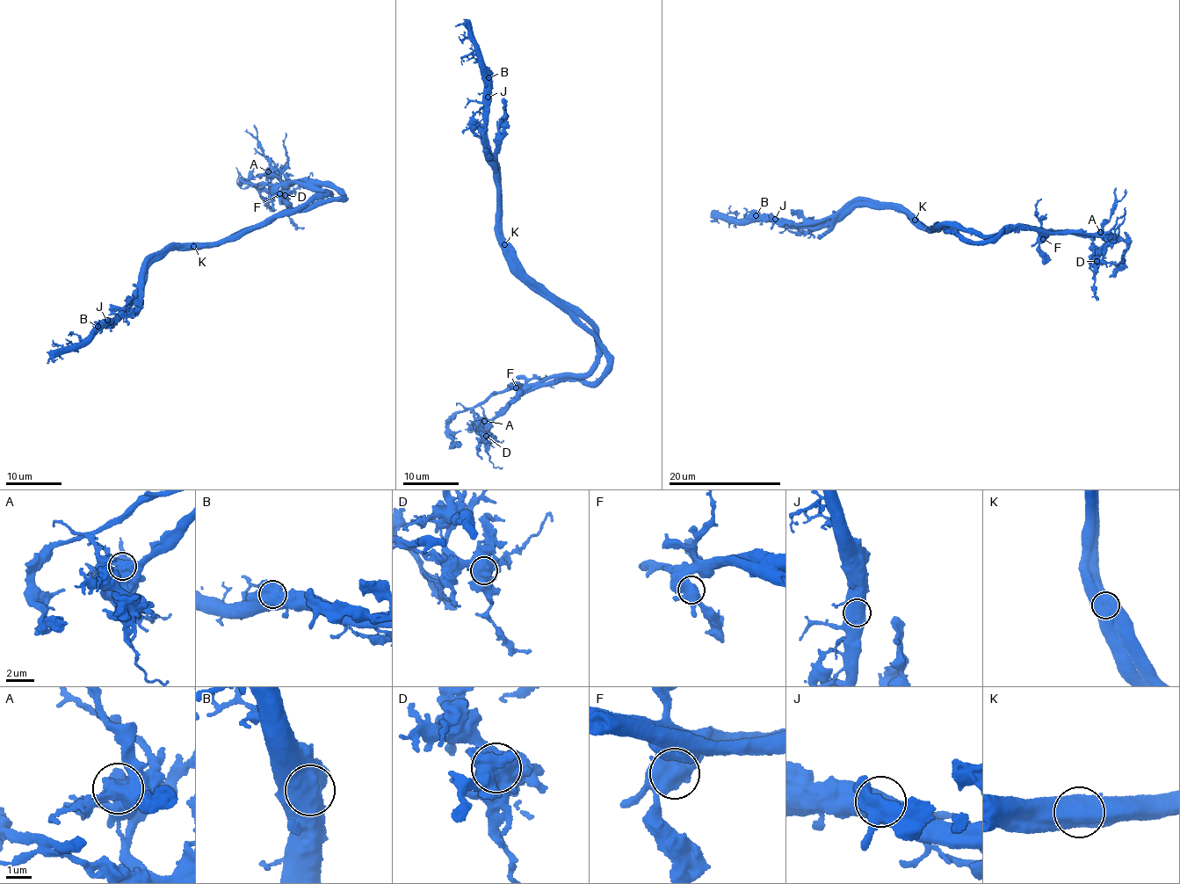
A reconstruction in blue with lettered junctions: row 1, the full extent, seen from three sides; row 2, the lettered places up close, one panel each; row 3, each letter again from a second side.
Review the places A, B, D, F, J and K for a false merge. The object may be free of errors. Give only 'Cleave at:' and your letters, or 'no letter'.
Cleave at: K

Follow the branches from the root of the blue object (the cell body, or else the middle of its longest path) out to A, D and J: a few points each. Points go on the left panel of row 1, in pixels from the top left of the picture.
A: (251, 228), (302, 211), (329, 192), (284, 182), (277, 173), (268, 171)
D: (251, 228), (302, 211), (329, 192), (293, 180), (285, 184), (276, 173), (271, 175), (271, 185), (285, 195)
J: (251, 228), (226, 241), (180, 246), (150, 262), (130, 301), (116, 315), (107, 320)

